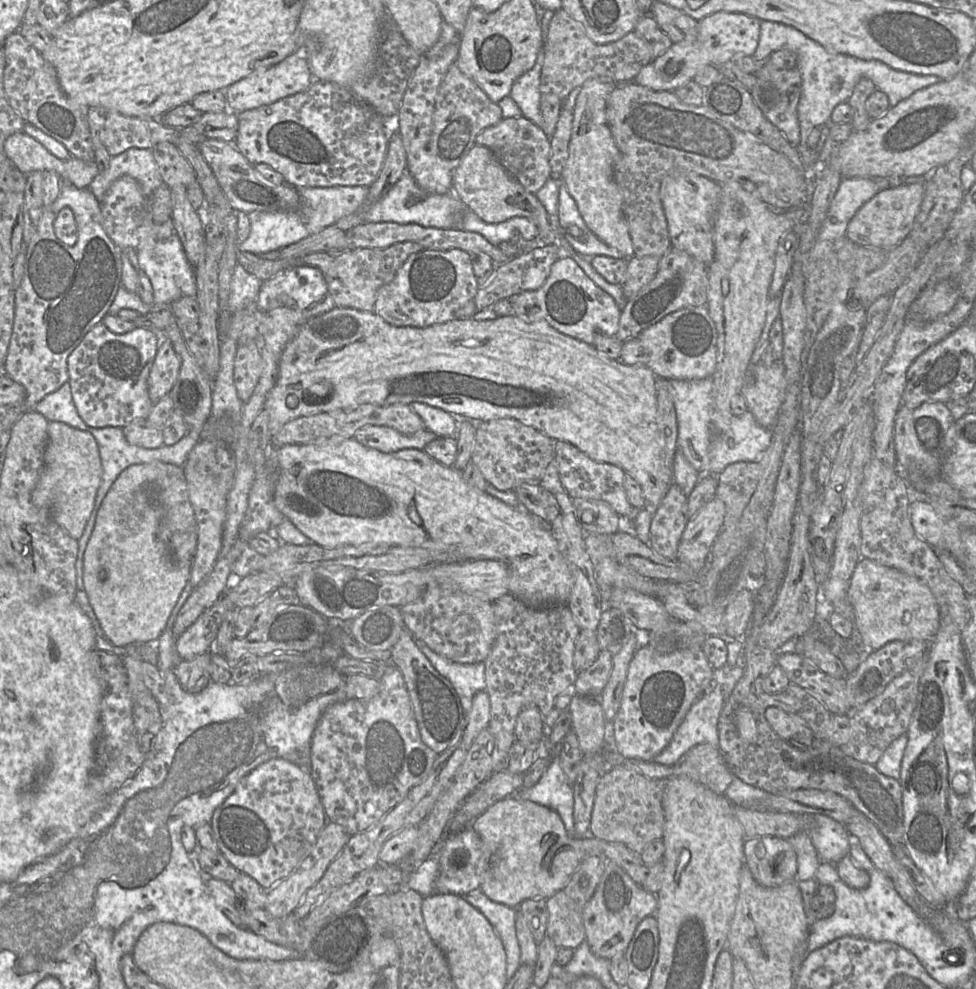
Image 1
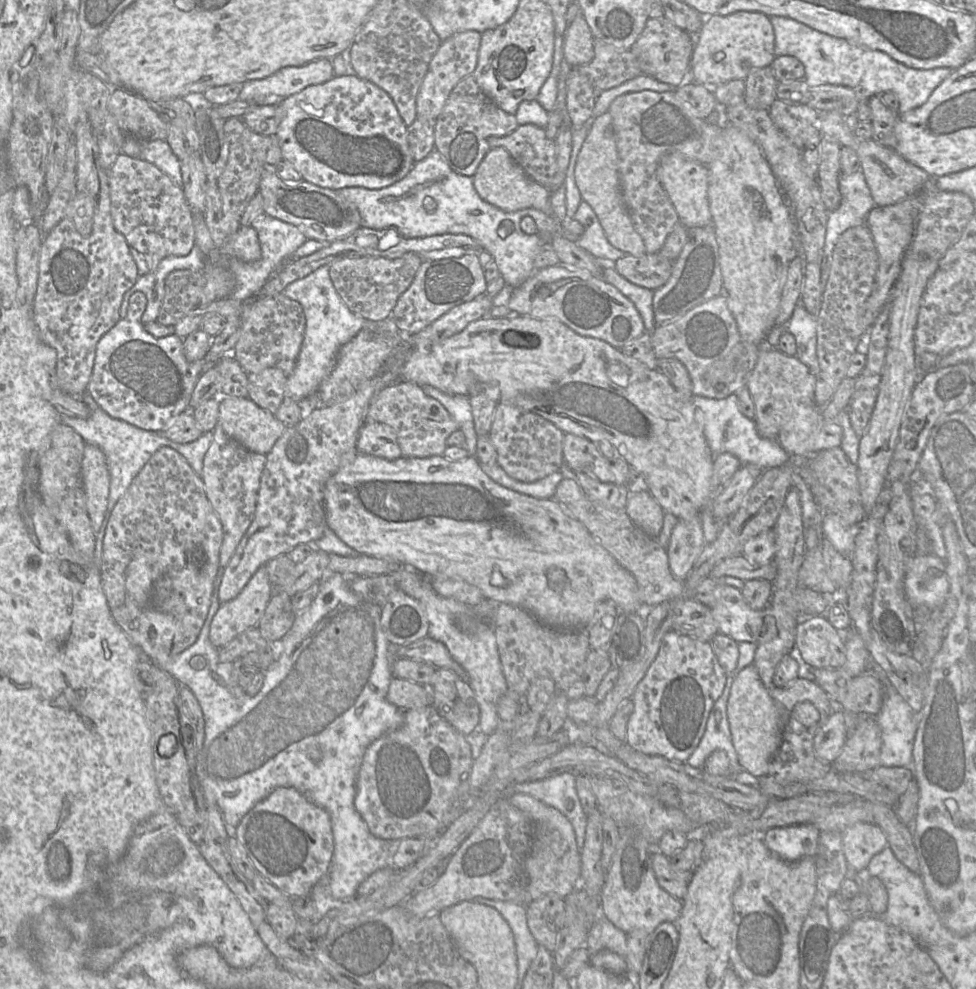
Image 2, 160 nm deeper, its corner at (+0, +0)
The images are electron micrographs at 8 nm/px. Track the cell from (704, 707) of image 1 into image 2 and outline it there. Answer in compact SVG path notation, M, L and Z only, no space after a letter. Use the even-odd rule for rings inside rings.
M742 669L734 670L731 676L728 676L721 696L716 700L713 710L708 718L705 733L701 738L699 745L686 761L687 764L702 768L706 758L716 750L724 751L729 759L730 775L734 776L743 771L739 764L737 753L731 741L731 734L727 718L727 701L730 694L730 688L734 675Z

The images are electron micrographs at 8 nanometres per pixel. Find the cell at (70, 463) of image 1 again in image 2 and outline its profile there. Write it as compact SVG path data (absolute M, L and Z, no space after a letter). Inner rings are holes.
M85 444L81 478L87 512L96 532L100 529L108 506L110 475L103 452L94 444Z

